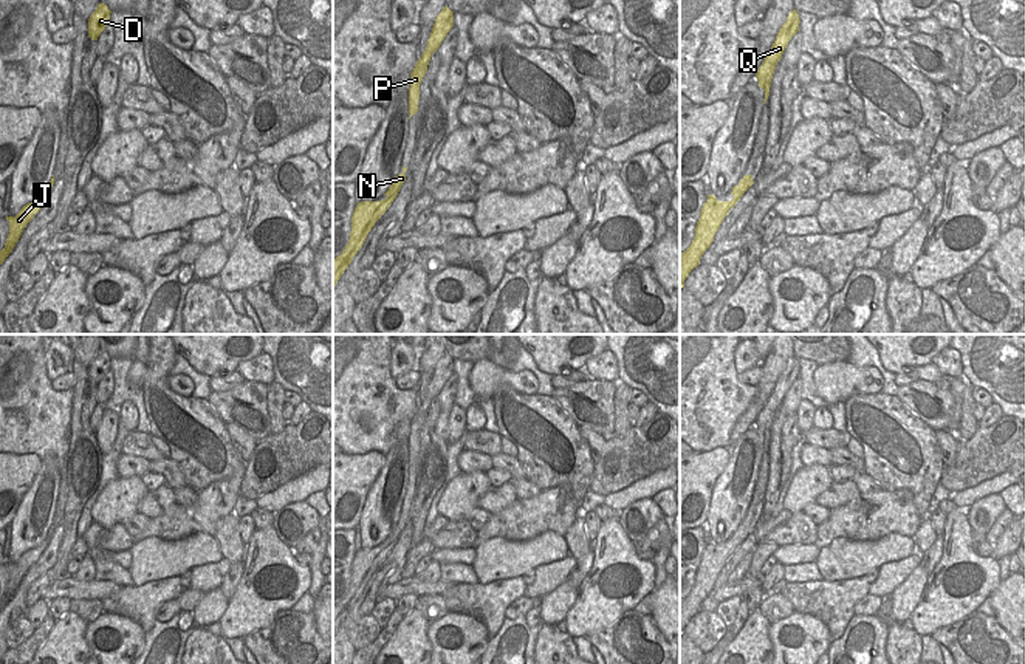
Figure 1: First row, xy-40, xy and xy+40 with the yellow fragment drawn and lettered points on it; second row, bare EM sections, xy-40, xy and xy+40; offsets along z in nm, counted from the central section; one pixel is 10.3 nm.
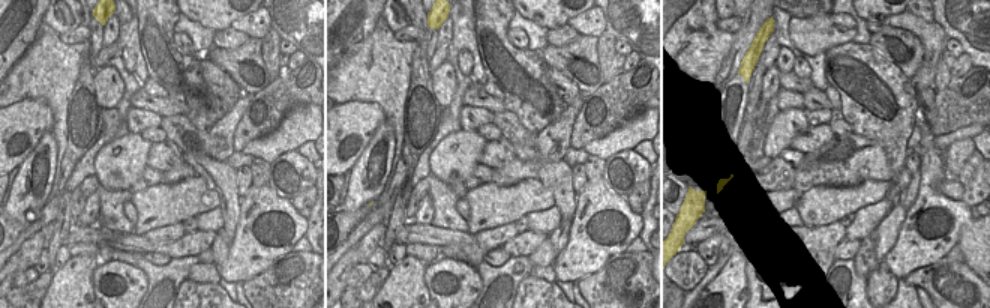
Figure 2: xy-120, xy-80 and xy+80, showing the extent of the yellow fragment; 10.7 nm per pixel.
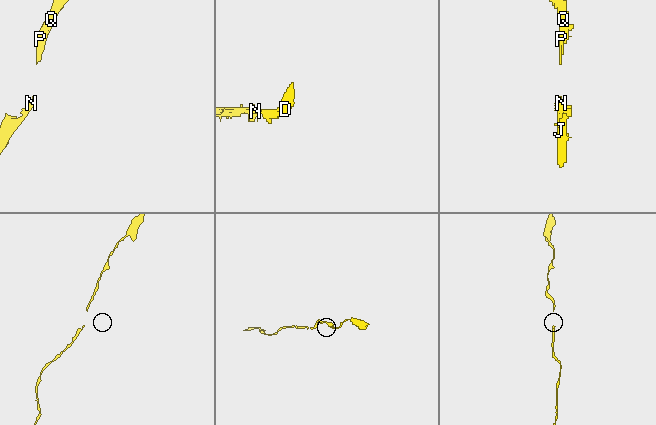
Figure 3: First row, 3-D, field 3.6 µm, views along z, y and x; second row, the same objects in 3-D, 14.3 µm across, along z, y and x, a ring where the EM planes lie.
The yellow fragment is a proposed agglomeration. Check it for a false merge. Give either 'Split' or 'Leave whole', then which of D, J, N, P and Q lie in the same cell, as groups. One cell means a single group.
Leave whole. Groups: D J N P Q

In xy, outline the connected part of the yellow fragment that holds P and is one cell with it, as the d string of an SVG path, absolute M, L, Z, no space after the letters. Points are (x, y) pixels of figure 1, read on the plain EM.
M447 353L437 362L427 393L417 409L413 418L410 419L410 433L409 433L409 466L418 458L420 446L420 430L427 418L429 407L432 401L440 395L441 388L454 373L454 358Z

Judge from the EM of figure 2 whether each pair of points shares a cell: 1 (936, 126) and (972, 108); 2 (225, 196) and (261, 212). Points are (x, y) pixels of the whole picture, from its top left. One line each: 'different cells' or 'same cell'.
1: same cell
2: different cells

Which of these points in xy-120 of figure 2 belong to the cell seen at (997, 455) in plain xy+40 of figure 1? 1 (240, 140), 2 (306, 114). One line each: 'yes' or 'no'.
1: yes
2: no

